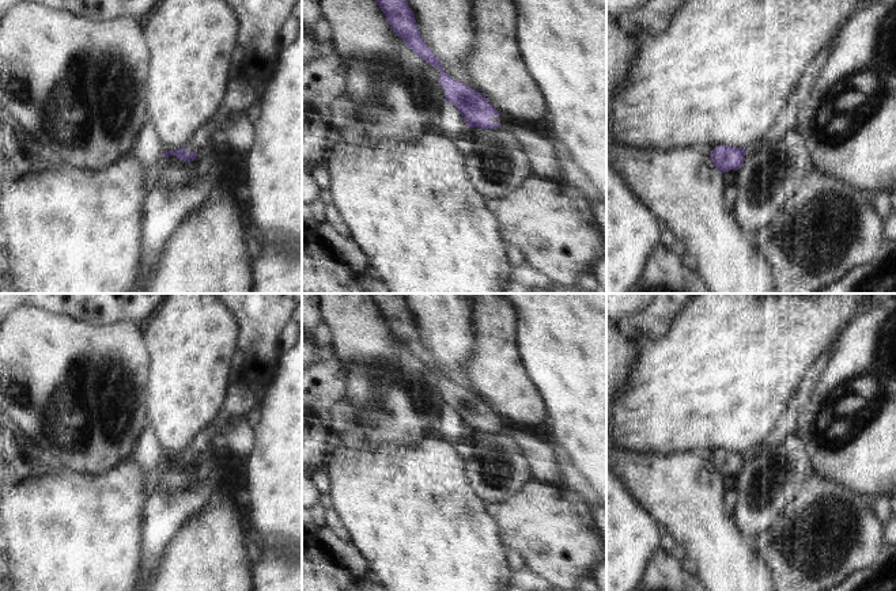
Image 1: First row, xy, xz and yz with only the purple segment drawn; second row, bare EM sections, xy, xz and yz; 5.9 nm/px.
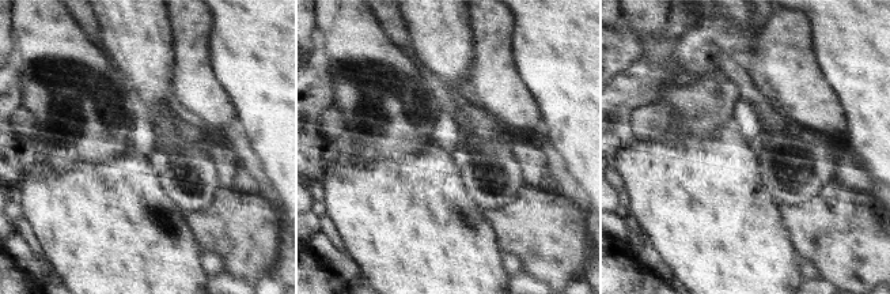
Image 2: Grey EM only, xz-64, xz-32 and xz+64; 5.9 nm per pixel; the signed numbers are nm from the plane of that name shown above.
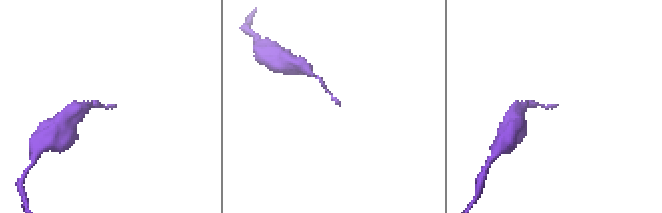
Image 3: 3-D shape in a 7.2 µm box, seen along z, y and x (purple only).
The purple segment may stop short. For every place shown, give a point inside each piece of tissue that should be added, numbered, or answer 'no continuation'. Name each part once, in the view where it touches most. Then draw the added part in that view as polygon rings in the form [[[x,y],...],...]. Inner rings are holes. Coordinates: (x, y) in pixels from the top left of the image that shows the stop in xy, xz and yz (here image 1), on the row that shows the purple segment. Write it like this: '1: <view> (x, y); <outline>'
1: xz (503, 120); [[[502,113],[500,115],[494,115],[489,120],[492,124],[499,122],[502,126],[507,126],[510,124],[510,117],[504,113]]]

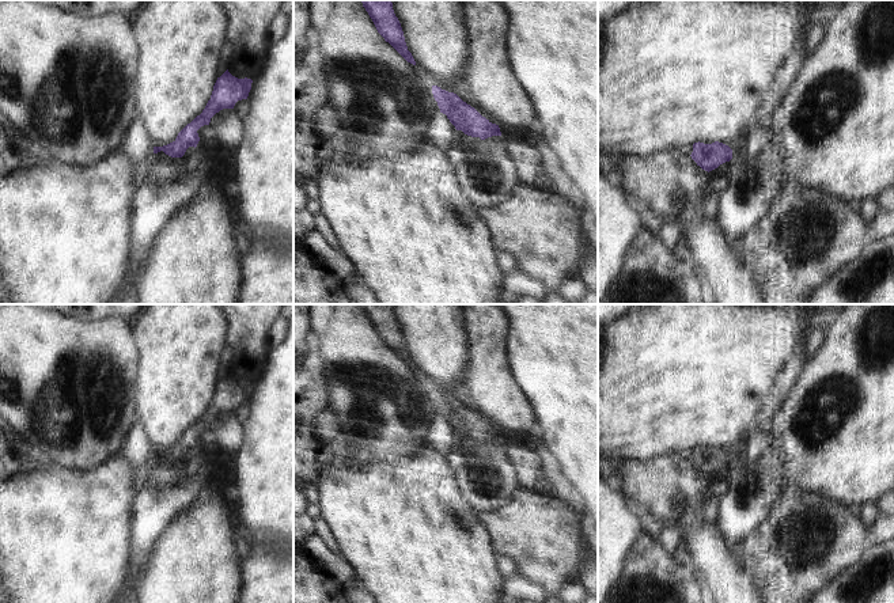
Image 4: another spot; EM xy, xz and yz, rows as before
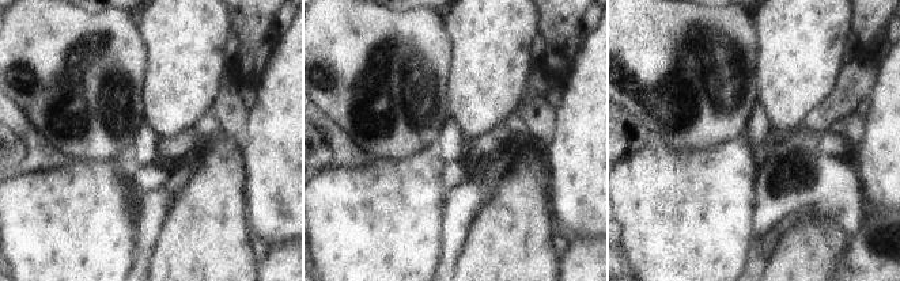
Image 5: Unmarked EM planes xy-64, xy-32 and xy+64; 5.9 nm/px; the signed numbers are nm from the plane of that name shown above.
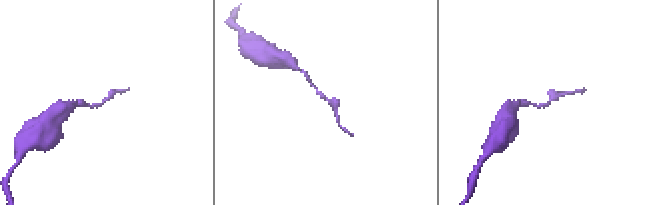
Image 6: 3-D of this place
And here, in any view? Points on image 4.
no continuation

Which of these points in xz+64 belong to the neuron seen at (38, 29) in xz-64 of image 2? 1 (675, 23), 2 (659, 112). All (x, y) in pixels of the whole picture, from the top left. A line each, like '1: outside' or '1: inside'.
1: outside
2: outside

